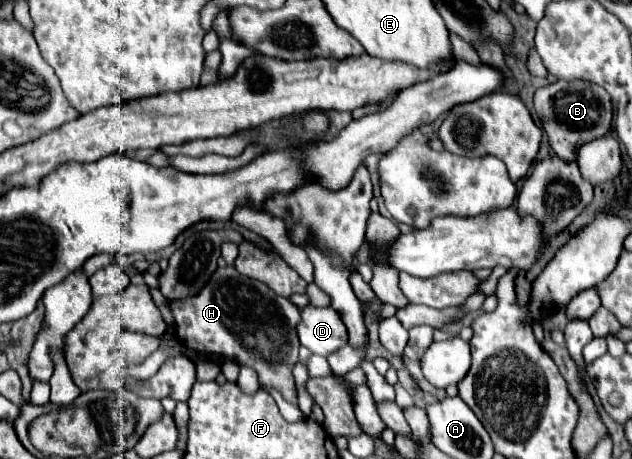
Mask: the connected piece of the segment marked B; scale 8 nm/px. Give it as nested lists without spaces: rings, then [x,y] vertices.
[[[557,80],[545,88],[535,92],[535,110],[541,116],[543,130],[549,136],[549,144],[555,154],[563,160],[575,160],[579,148],[585,142],[601,138],[611,128],[613,118],[613,104],[611,96],[599,88],[599,84],[591,84],[585,80]]]

